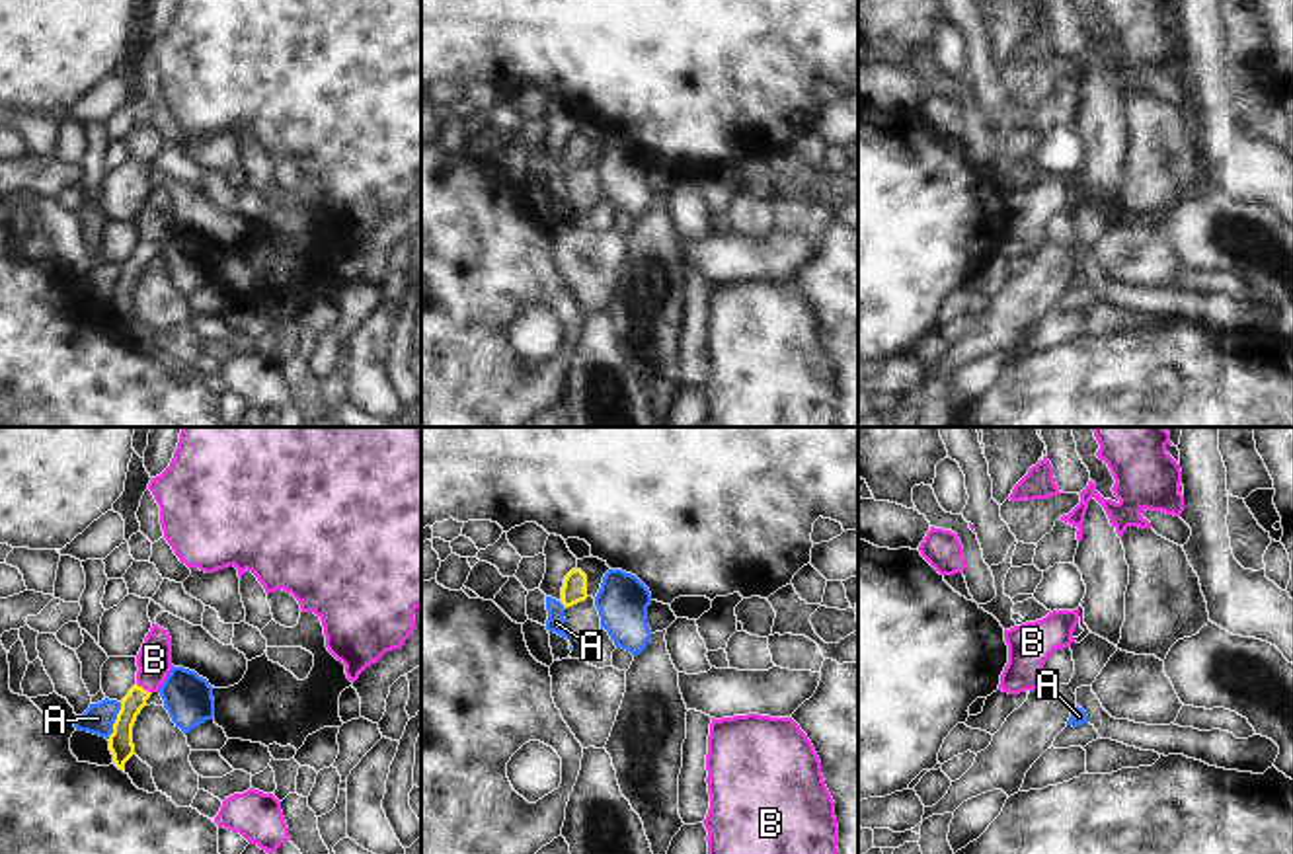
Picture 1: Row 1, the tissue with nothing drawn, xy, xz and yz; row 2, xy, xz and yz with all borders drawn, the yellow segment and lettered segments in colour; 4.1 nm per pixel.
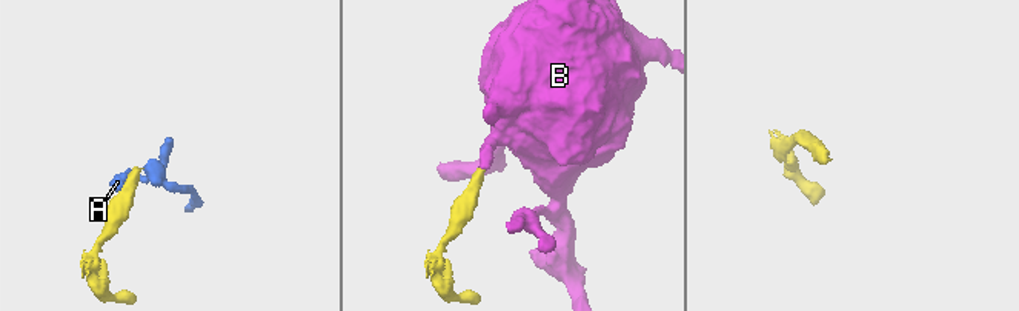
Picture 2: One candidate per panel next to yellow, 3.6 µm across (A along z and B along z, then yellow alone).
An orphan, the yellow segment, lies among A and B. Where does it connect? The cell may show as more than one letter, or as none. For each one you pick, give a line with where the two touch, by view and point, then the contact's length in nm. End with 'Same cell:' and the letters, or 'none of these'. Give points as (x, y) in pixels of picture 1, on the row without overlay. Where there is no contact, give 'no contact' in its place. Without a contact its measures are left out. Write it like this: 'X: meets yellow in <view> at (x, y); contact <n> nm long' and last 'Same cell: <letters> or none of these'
B: meets yellow in xy at (143, 252); contact 80 nm long
Same cell: B

